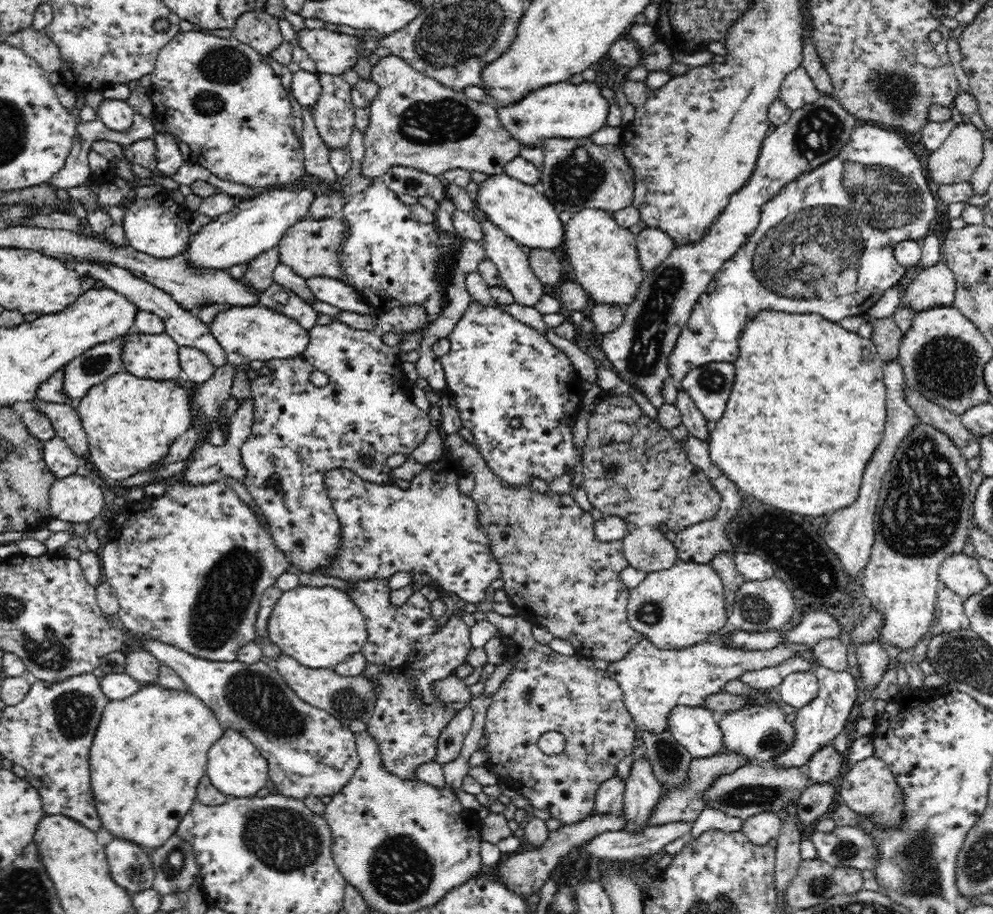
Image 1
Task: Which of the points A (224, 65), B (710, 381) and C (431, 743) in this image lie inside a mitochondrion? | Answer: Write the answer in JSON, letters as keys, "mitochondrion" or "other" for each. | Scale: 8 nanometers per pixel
{"A":"mitochondrion","B":"mitochondrion","C":"other"}

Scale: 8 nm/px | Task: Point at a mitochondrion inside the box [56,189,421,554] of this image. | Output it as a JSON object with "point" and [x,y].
{"point":[93,366]}

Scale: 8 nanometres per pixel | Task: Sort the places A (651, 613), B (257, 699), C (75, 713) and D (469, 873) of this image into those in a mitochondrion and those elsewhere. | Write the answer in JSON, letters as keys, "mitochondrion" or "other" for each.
{"A":"mitochondrion","B":"mitochondrion","C":"mitochondrion","D":"other"}

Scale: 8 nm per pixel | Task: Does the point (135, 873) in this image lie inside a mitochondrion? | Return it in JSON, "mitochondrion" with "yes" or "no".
{"mitochondrion":"yes"}

